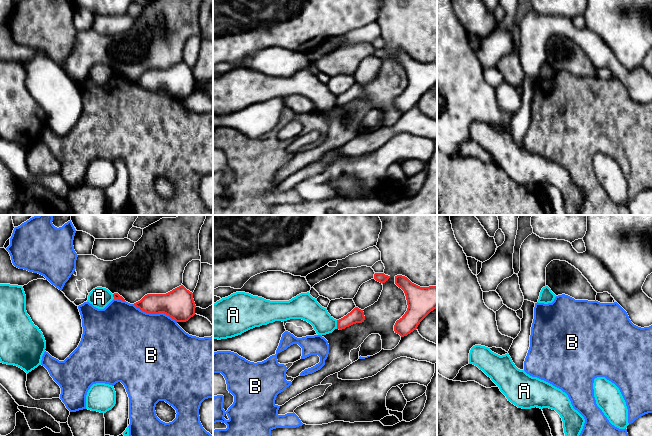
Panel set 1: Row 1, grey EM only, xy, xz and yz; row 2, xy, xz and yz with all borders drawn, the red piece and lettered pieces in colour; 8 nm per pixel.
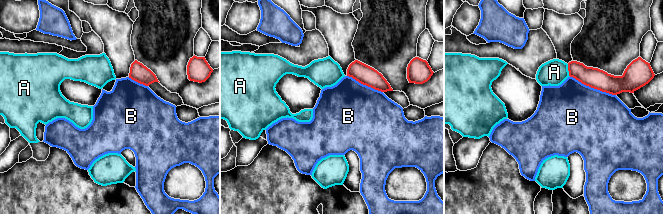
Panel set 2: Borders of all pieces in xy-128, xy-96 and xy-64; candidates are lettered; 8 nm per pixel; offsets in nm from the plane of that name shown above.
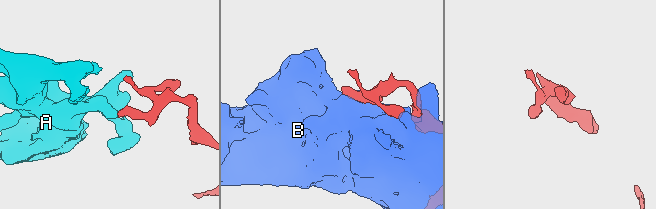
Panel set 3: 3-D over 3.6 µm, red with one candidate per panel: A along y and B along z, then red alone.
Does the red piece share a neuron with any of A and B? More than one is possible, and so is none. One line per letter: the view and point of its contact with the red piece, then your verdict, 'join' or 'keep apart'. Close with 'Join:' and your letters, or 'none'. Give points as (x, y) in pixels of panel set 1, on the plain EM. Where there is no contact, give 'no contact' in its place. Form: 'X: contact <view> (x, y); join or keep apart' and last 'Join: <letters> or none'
A: contact xz (337, 100); keep apart
B: contact xy (155, 89); keep apart
Join: none

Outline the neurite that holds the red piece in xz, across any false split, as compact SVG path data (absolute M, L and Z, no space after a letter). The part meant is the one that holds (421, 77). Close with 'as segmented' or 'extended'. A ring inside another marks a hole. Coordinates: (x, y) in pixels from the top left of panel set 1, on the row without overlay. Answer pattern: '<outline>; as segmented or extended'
M402 51L395 52L395 60L404 67L408 81L405 90L394 101L395 109L404 113L437 84L437 62L420 63Z; as segmented

